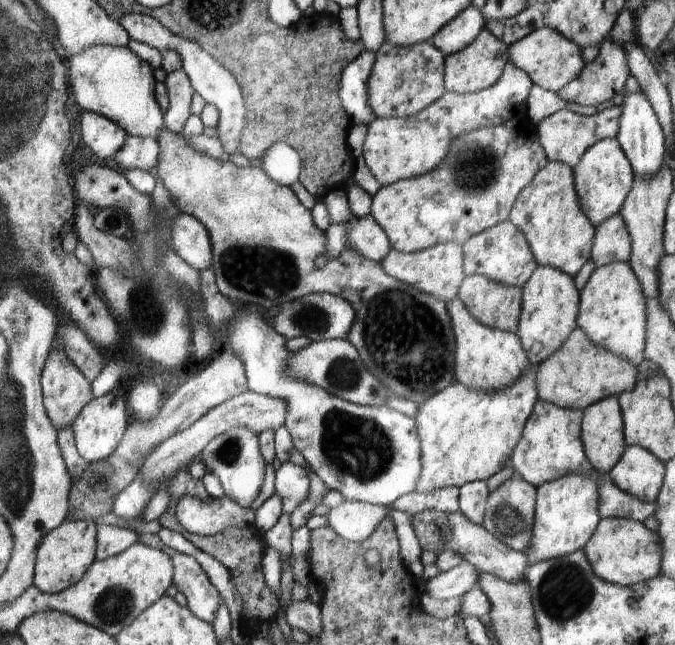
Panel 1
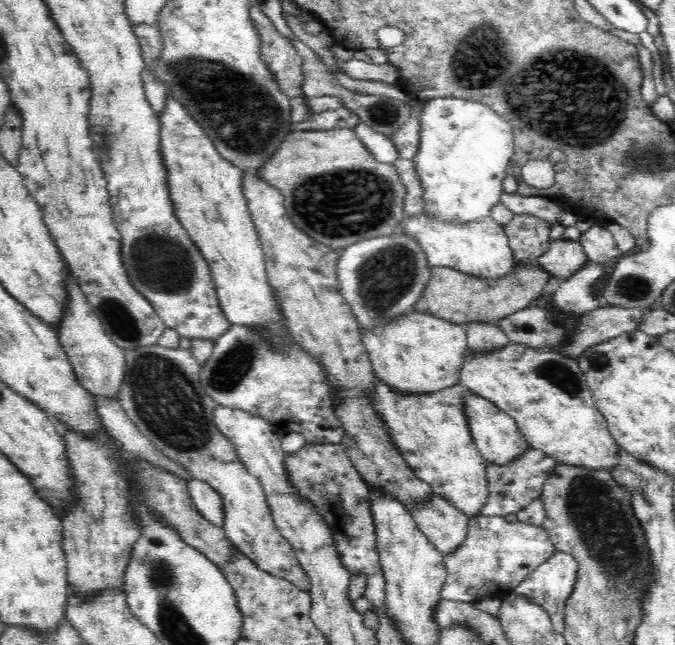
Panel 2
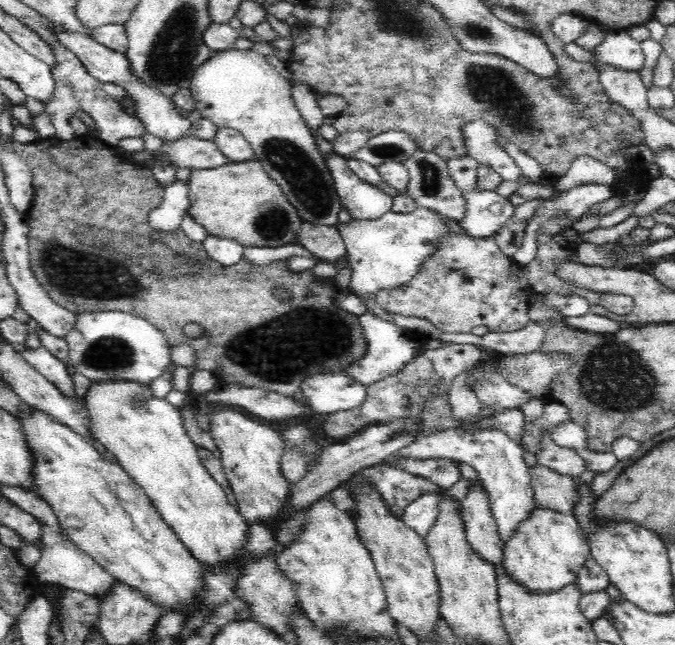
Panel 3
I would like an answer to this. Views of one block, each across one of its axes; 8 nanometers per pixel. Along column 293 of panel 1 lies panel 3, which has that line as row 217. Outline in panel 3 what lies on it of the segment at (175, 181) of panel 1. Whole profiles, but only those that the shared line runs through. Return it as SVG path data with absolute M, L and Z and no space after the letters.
M260 161L227 162L218 168L192 170L186 183L190 203L186 211L207 235L234 239L244 248L278 248L296 242L304 221Z

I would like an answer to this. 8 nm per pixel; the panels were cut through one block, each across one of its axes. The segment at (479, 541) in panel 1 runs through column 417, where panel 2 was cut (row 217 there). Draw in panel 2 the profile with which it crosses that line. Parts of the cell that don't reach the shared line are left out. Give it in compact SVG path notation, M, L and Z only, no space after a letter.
M526 214L515 215L503 229L515 260L522 265L532 265L549 249L550 227L542 219Z

